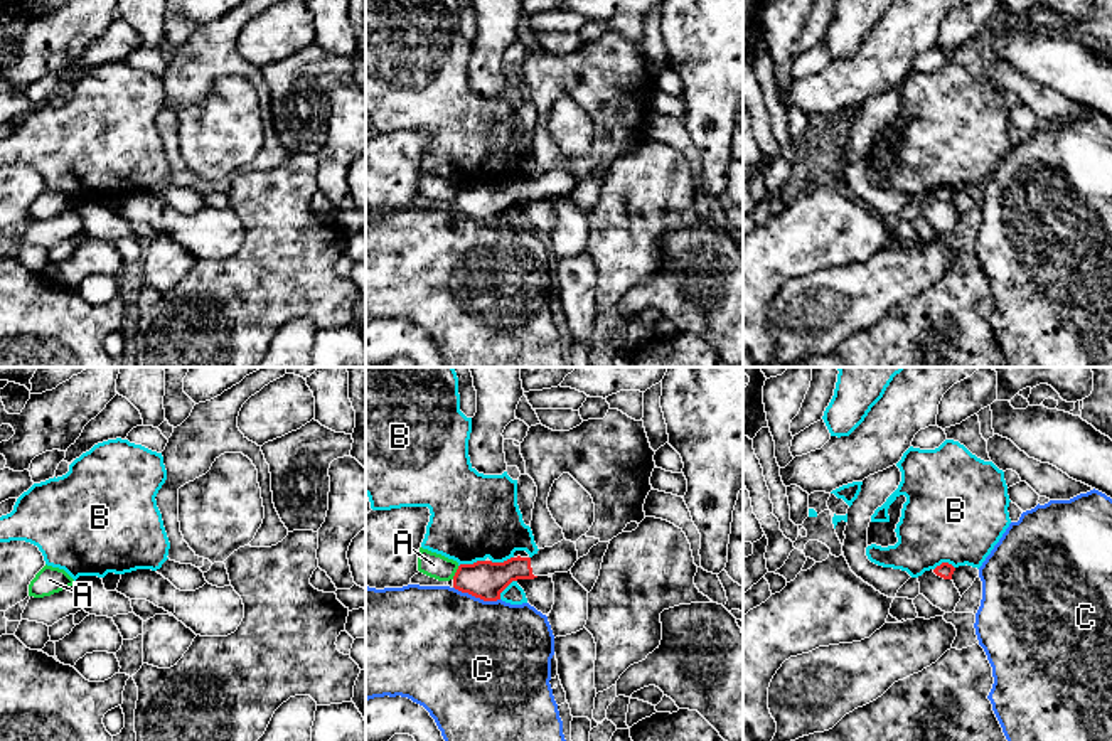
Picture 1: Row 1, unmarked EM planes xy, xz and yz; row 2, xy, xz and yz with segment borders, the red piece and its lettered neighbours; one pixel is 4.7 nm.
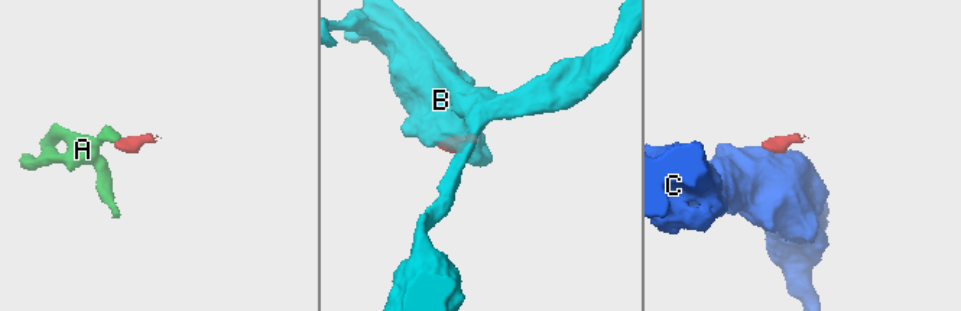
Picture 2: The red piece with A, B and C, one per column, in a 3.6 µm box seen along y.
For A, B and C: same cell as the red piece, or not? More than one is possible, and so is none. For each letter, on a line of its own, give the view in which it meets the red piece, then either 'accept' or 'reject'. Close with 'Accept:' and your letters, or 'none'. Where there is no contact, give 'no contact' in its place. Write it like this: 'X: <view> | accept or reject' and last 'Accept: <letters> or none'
A: xz | reject
B: xz | reject
C: xz | reject
Accept: none

